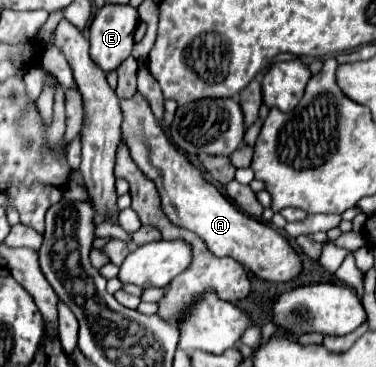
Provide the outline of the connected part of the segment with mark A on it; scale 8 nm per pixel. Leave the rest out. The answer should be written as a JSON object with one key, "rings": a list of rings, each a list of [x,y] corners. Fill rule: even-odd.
{"rings":[[[136,92],[132,98],[120,100],[122,108],[122,142],[128,146],[132,160],[150,178],[160,194],[164,214],[178,226],[196,232],[212,254],[230,256],[242,266],[252,270],[258,278],[270,282],[288,282],[302,270],[300,256],[292,250],[286,238],[282,238],[272,226],[240,212],[224,194],[204,180],[202,172],[170,144],[158,120],[154,118],[148,100]]]}

